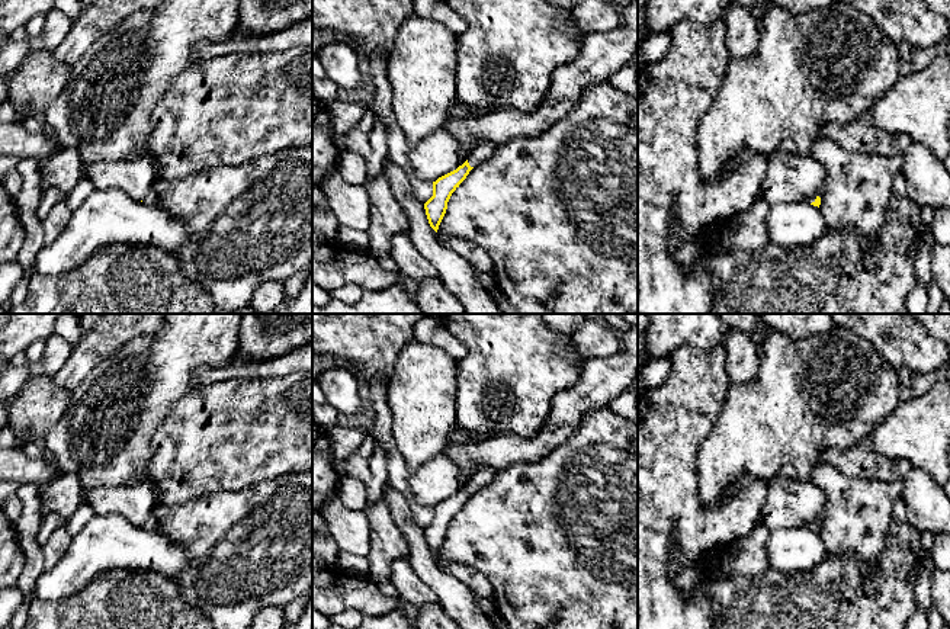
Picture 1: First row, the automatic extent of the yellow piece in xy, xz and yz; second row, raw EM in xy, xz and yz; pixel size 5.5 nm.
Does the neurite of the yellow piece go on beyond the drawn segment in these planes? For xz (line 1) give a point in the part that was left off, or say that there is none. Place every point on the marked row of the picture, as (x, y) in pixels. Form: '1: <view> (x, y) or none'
1: xz (485, 150)

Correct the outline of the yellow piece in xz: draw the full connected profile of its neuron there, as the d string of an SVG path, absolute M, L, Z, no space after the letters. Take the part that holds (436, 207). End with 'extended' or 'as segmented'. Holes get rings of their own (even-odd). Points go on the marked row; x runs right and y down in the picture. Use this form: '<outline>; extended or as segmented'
M494 142L481 144L469 154L468 160L462 166L433 182L433 196L424 203L424 209L429 224L436 232L446 214L447 202L452 193L466 179L474 167L494 154L495 148L497 144Z; extended

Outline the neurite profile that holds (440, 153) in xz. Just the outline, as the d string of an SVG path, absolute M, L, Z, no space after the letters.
M444 126L427 137L417 147L410 147L408 160L411 169L415 173L415 177L430 183L436 182L439 177L456 170L459 166L463 164L462 147Z

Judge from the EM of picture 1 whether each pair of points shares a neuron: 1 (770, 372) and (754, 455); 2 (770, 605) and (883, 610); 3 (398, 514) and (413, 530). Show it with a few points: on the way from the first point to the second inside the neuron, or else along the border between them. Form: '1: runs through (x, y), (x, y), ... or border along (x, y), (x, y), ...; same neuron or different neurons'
1: runs through (770, 392), (770, 408), (757, 421), (756, 435); same neuron
2: runs through (798, 610), (856, 610); same neuron
3: runs through (403, 519), (408, 526); same neuron

